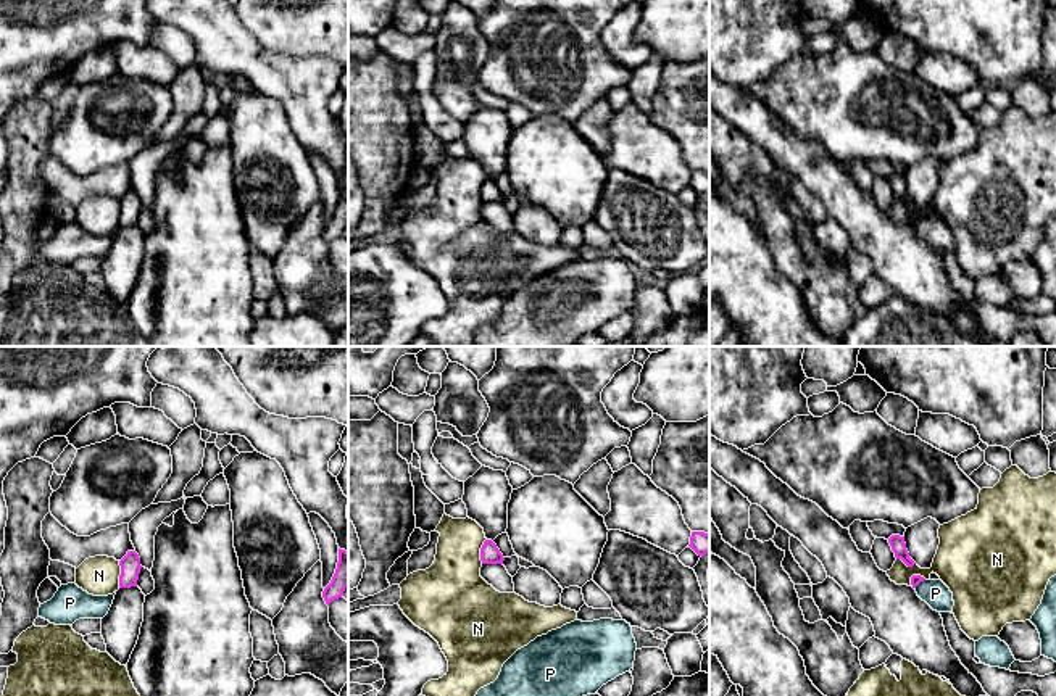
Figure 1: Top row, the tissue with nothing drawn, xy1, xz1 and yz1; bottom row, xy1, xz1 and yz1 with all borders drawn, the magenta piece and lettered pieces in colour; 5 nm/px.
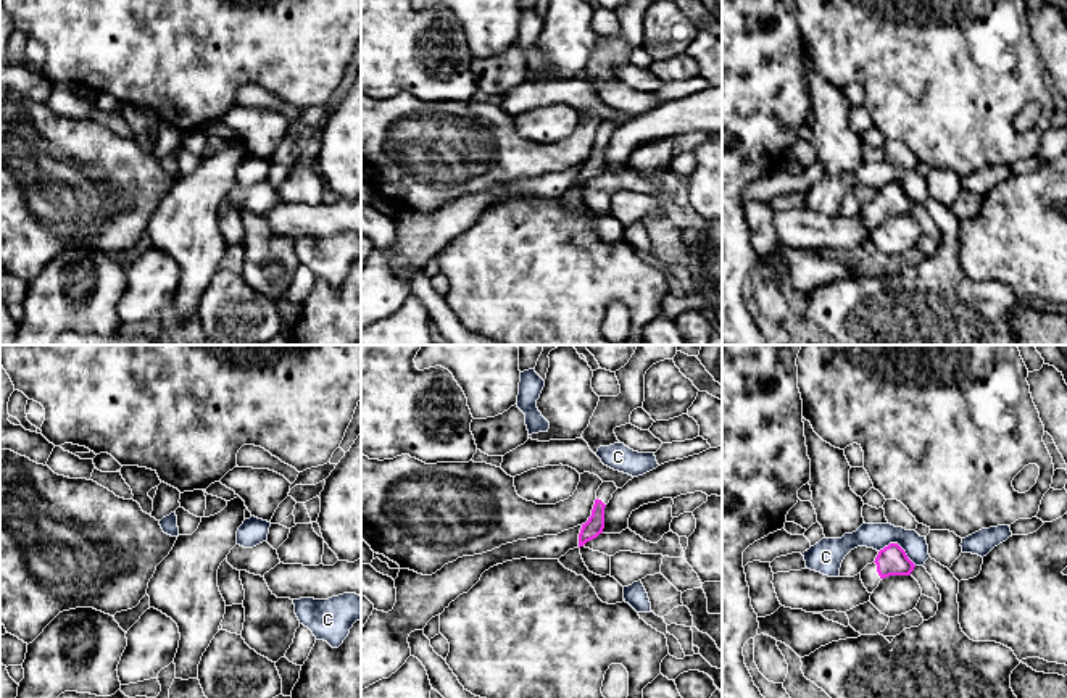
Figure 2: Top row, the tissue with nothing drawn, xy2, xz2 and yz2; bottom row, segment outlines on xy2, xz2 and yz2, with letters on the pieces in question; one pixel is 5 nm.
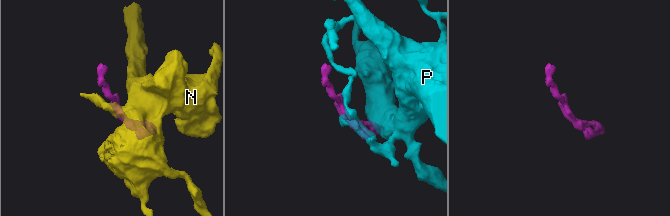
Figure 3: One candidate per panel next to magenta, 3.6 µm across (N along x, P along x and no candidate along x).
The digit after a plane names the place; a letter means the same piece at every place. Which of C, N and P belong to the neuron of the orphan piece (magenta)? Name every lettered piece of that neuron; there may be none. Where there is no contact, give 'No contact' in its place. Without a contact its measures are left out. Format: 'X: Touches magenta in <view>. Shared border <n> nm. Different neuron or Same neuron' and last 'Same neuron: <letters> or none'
C: Touches magenta in yz2. Shared border 200 nm. Different neuron
N: Touches magenta in xy1. Shared border 140 nm. Different neuron
P: Touches magenta in yz1. Shared border 80 nm. Different neuron
Same neuron: none

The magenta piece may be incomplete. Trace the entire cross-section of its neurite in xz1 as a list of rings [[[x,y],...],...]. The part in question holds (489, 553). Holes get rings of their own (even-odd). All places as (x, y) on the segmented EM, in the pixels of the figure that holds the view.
[[[485,540],[480,548],[482,564],[503,564],[505,557],[492,540]]]

